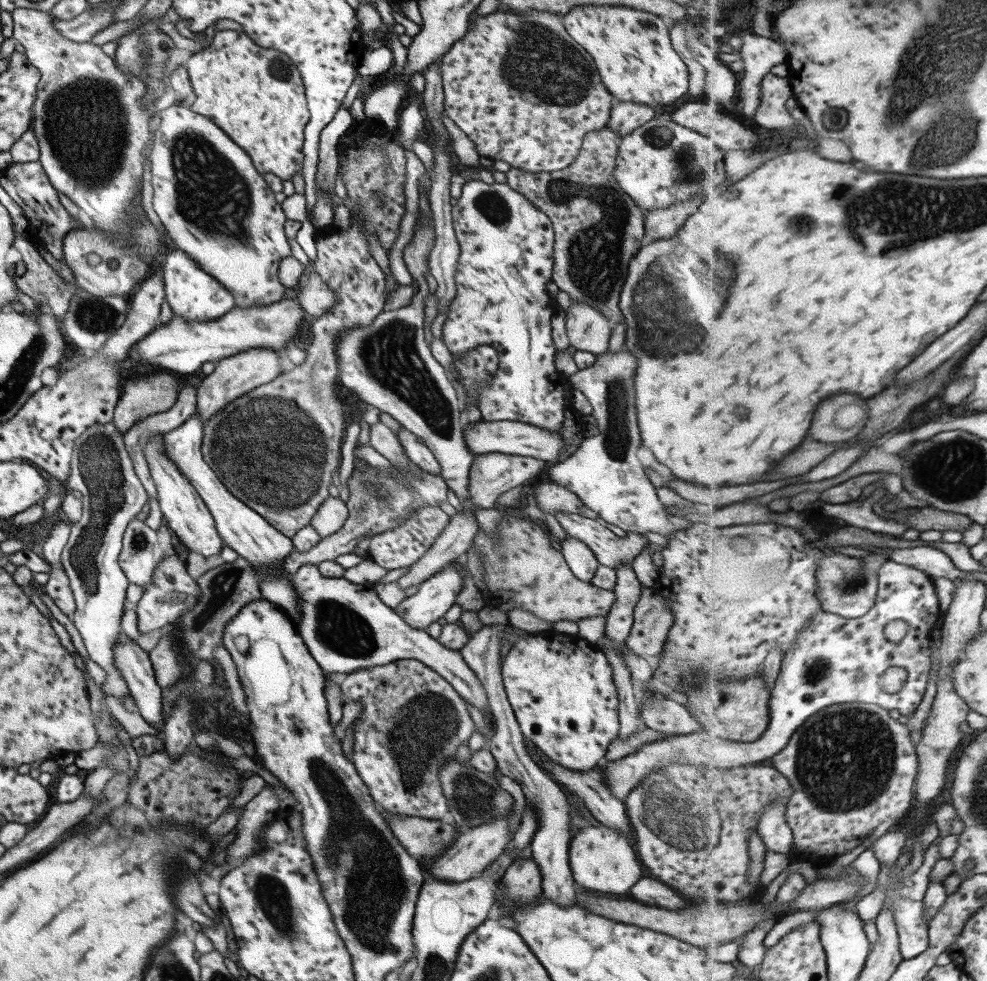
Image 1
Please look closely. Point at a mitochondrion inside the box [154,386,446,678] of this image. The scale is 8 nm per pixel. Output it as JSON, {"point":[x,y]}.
{"point":[274,453]}

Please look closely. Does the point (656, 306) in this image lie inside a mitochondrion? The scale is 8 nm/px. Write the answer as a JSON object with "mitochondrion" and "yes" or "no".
{"mitochondrion":"yes"}

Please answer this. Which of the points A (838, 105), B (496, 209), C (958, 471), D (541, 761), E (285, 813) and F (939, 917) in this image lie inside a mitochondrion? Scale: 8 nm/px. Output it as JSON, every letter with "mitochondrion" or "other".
{"A":"mitochondrion","B":"mitochondrion","C":"mitochondrion","D":"other","E":"other","F":"other"}

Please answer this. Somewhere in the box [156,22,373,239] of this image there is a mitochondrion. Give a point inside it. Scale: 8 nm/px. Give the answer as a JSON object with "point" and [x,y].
{"point":[279,68]}

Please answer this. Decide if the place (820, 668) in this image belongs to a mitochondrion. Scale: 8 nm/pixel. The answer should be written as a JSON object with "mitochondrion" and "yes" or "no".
{"mitochondrion":"yes"}

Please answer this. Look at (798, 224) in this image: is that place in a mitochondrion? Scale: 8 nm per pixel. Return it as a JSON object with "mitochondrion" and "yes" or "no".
{"mitochondrion":"yes"}

